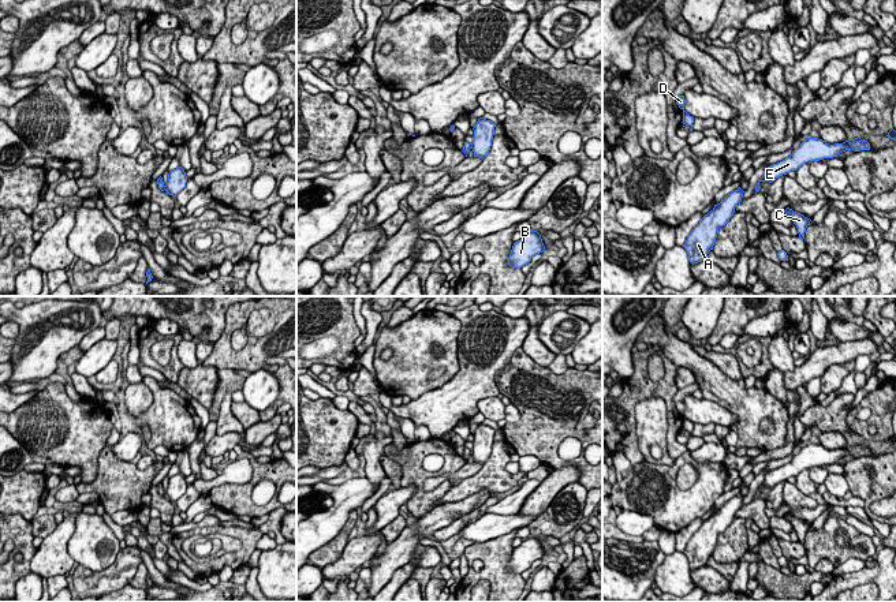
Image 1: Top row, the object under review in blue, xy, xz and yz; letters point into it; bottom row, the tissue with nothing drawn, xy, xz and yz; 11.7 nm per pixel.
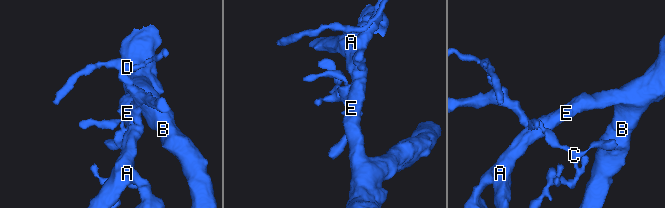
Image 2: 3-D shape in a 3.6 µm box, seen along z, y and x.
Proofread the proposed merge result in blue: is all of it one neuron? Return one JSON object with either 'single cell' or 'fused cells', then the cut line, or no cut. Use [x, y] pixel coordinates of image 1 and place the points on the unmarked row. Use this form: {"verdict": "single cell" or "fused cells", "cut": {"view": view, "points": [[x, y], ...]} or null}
{"verdict": "fused cells", "cut": {"view": "yz", "points": [[760, 492], [756, 496]]}}

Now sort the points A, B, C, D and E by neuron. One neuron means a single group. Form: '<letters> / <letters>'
A B D E / C

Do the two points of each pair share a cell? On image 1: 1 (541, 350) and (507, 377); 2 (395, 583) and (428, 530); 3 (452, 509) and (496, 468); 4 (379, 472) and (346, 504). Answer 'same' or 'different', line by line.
1: different
2: different
3: different
4: different

